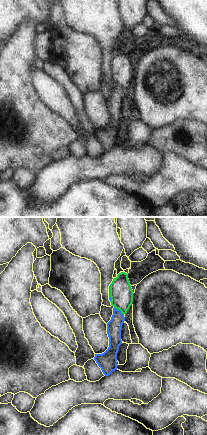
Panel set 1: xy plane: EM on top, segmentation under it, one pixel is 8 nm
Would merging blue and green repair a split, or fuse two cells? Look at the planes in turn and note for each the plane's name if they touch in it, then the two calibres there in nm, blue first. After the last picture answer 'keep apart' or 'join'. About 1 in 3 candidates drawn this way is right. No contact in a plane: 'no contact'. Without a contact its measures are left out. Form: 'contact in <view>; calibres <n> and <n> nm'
contact in xy; calibres 120 and 190 nm

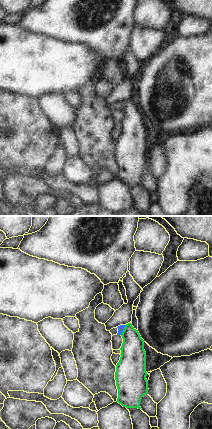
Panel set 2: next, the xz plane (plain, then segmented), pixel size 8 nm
contact in xz; calibres 50 and 200 nm

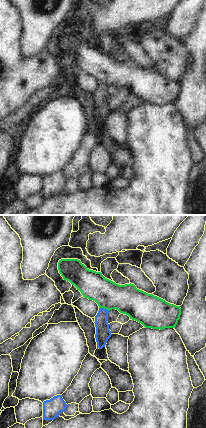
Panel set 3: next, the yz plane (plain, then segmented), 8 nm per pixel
contact in yz; calibres 120 and 240 nm

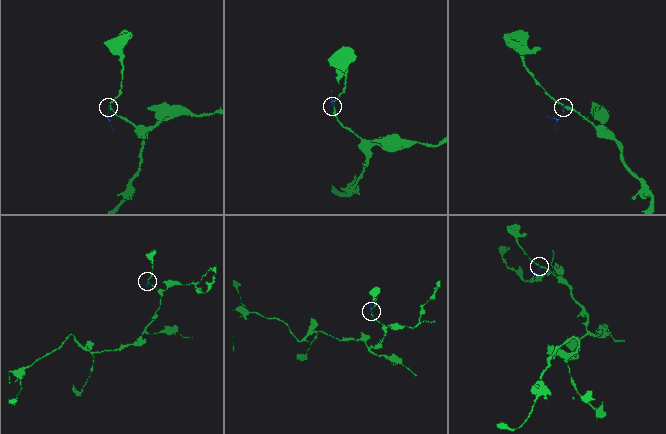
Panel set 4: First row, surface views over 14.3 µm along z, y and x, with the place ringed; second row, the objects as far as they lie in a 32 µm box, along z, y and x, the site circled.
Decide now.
keep apart

